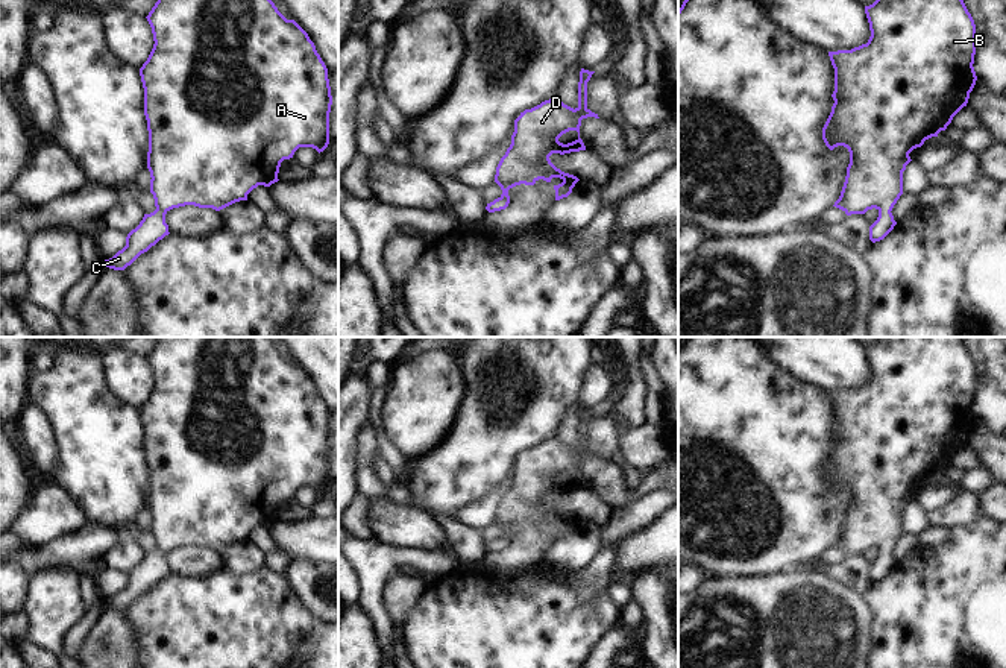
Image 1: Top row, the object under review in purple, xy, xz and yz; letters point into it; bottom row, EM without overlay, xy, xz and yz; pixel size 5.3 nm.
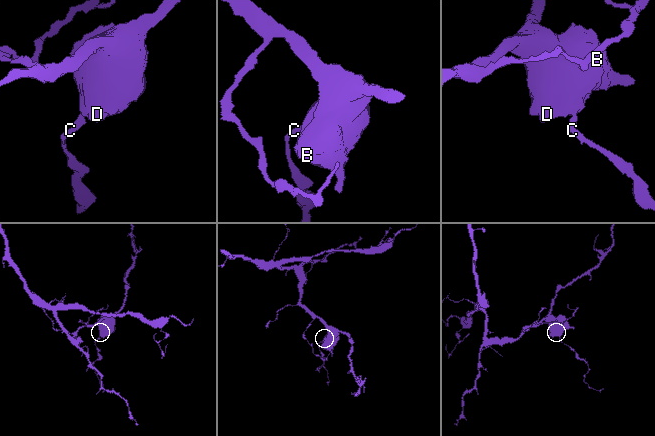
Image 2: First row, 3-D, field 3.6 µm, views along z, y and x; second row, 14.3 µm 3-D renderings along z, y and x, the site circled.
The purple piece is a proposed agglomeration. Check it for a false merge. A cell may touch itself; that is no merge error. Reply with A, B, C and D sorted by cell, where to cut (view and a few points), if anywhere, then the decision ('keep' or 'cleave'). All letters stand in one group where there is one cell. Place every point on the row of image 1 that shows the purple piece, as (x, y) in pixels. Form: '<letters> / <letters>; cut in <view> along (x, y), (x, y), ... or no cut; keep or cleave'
A B C D; no cut; keep

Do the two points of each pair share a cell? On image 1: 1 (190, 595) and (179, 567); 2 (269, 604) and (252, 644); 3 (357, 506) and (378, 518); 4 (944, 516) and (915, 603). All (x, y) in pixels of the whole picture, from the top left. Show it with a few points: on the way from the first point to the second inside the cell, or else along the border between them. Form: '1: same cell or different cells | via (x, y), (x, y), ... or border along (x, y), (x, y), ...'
1: different cells | border along (219, 568), (193, 577), (170, 574)
2: same cell | via (260, 614), (252, 624), (252, 635)
3: different cells | border along (369, 498), (366, 524), (374, 536)
4: different cells | border along (980, 512), (970, 523), (952, 530)

